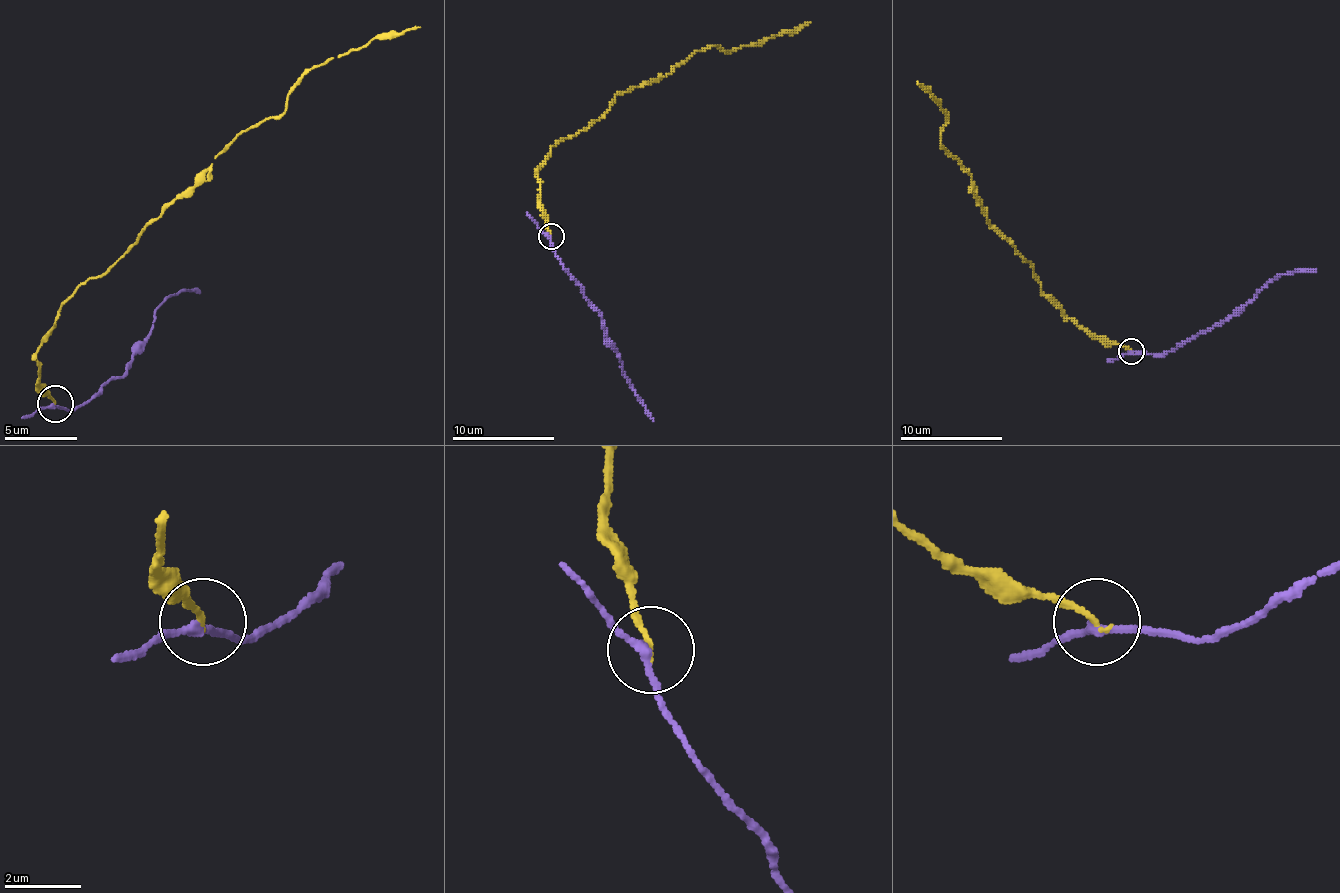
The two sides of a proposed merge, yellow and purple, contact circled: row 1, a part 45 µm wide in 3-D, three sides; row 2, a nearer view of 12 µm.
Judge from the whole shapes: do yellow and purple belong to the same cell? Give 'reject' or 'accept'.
reject

